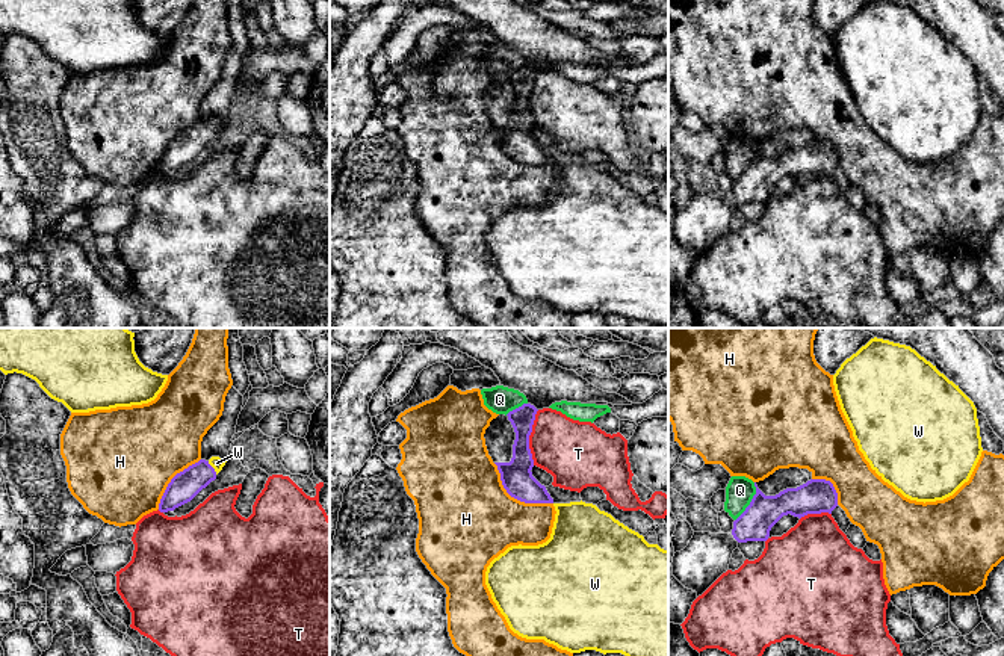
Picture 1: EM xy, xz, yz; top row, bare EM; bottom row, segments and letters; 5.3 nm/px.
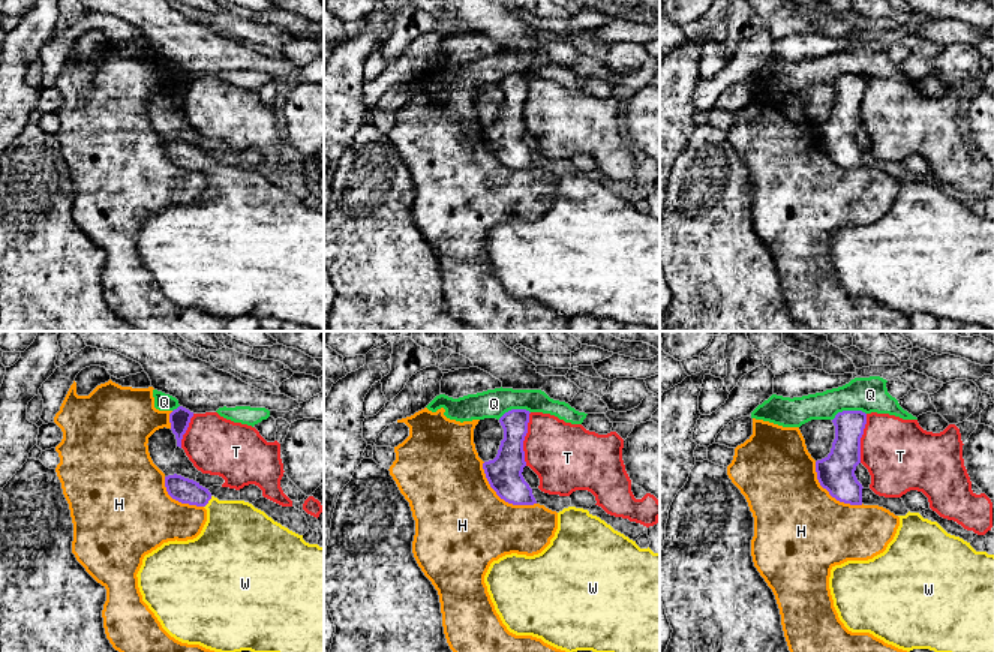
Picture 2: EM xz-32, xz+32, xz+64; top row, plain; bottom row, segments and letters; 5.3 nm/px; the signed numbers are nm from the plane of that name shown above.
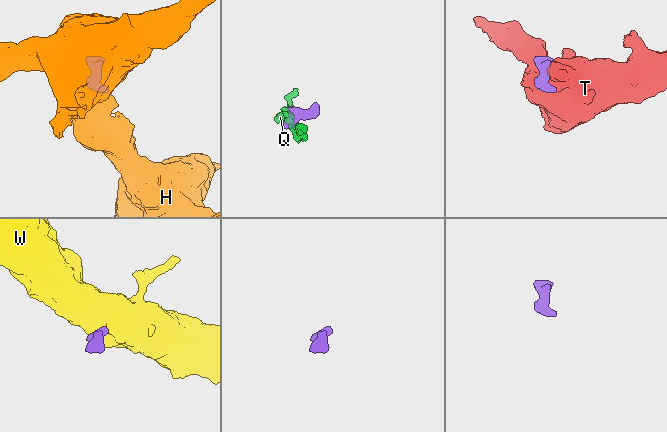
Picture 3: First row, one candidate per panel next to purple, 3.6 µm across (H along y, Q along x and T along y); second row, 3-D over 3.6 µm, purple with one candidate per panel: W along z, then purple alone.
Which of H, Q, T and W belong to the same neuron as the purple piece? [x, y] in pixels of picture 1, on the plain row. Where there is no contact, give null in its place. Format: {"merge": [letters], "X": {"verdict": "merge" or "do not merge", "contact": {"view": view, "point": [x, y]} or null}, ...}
{"merge": ["W"], "H": {"verdict": "do not merge", "contact": {"view": "xz", "point": [516, 159]}}, "Q": {"verdict": "do not merge", "contact": {"view": "yz", "point": [750, 164]}}, "T": {"verdict": "do not merge", "contact": {"view": "xz", "point": [528, 99]}}, "W": {"verdict": "merge", "contact": {"view": "xy", "point": [212, 129]}}}

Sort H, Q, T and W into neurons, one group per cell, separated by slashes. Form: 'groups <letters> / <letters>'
groups H / Q / T / W

